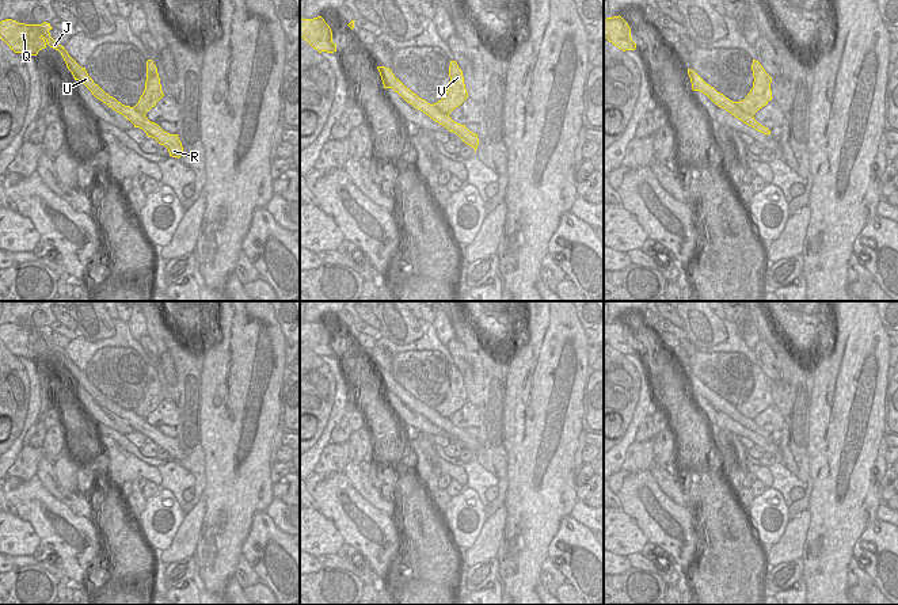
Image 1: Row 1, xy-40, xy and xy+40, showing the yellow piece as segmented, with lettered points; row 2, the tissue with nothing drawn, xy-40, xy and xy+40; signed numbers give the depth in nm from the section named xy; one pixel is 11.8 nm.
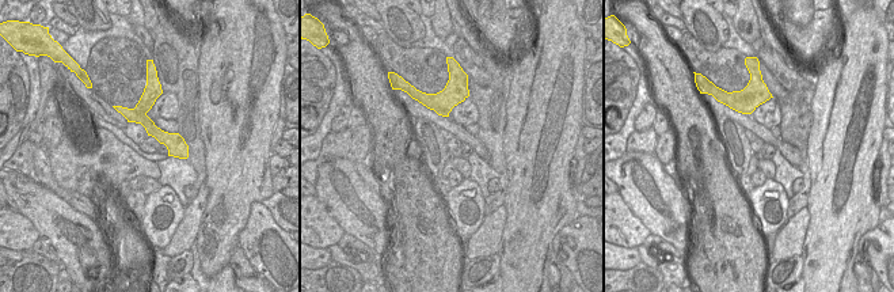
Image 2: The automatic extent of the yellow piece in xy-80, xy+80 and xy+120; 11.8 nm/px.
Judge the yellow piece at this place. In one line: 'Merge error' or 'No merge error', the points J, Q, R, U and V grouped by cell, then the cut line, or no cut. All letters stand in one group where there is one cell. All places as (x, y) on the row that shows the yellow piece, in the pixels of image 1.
Merge error. Groups: J Q R U / V. Split along xy+40 (734, 102), (752, 115).

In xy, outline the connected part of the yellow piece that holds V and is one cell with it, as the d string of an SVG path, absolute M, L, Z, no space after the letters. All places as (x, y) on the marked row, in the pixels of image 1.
M450 61L449 77L450 81L446 94L441 100L434 103L434 106L444 114L450 114L468 98L463 71L458 68L456 61Z

